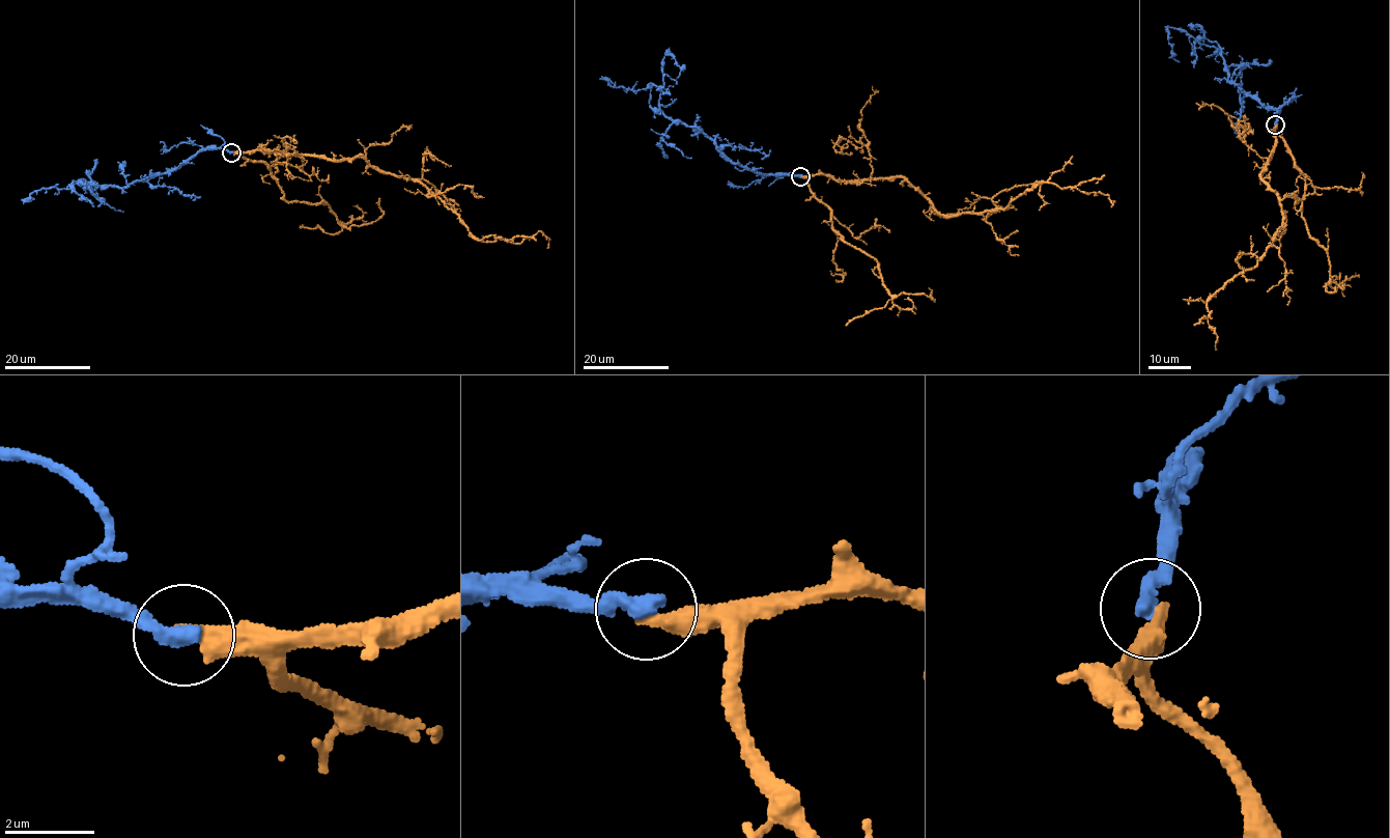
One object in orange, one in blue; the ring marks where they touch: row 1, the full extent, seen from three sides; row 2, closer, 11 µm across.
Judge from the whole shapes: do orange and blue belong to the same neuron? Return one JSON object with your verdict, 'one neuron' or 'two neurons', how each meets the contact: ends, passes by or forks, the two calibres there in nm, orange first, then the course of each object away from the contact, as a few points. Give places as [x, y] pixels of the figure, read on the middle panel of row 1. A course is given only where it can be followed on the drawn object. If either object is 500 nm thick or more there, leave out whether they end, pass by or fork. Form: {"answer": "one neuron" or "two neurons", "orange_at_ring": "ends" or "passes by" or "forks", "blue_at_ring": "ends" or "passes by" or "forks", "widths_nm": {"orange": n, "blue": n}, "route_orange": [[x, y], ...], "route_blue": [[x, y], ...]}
{"answer": "two neurons", "orange_at_ring": "ends", "blue_at_ring": "ends", "widths_nm": {"orange": 400, "blue": 400}, "route_orange": [[800, 176], [907, 177], [937, 212], [955, 216], [1002, 210], [1046, 183], [1107, 195], [1114, 200], [1111, 206]], "route_blue": [[800, 175], [748, 170], [733, 163], [696, 127], [665, 117], [659, 102], [668, 50], [682, 70], [677, 79]]}

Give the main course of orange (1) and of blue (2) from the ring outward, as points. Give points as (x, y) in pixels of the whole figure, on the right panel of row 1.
1: (1276, 123), (1273, 155), (1260, 178), (1278, 197), (1281, 227), (1257, 263), (1227, 280), (1208, 303), (1217, 350)
2: (1275, 123), (1279, 107), (1270, 108), (1228, 80), (1227, 67), (1214, 47), (1167, 27), (1172, 56), (1180, 62)

